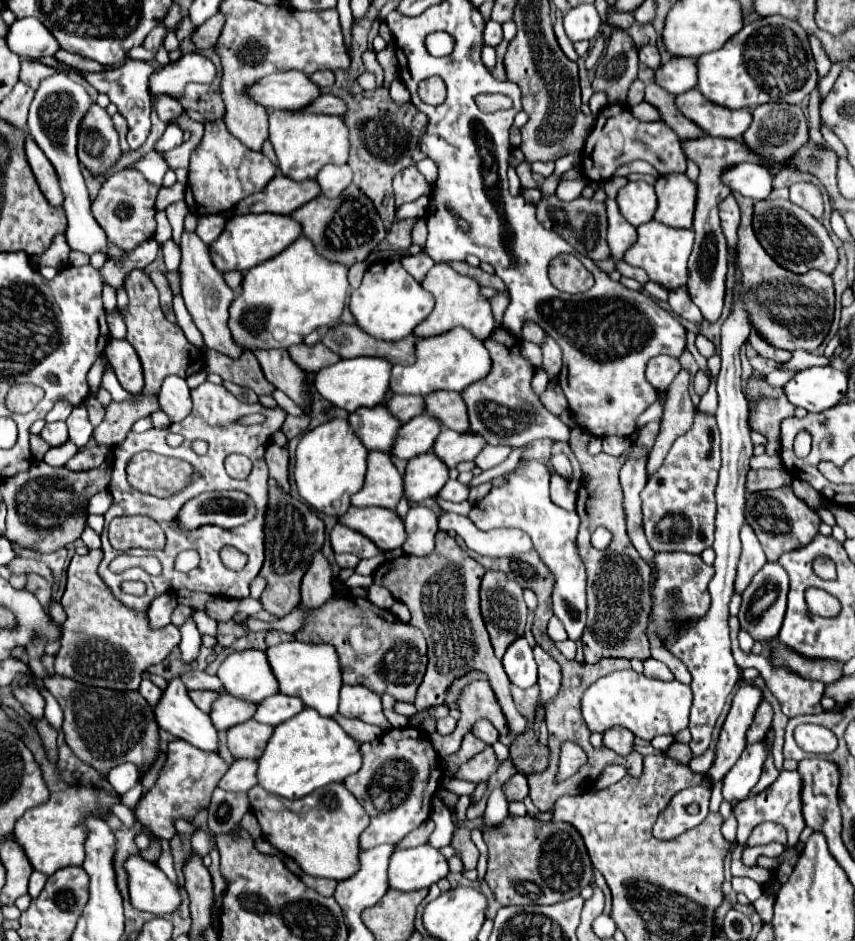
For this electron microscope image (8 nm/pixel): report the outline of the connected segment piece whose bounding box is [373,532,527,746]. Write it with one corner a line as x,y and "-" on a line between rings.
437,534
435,550
427,556
399,556
389,560
377,568
373,574
373,582
387,588
399,602
407,604
411,610
411,624
423,630
427,646
429,646
429,664
427,674
417,690
415,708
417,712
427,710
429,706
437,706
445,702
449,686
465,676
467,672
483,672
489,678
491,688
495,690
503,714
511,726
511,734
507,738
499,738
505,746
509,746
519,732
523,732
523,716
515,710
511,700
511,682
503,670
501,660
493,654
493,646
489,642
489,634
485,630
481,610
479,610
479,586
485,570
477,564
467,552
459,548
459,544
447,534

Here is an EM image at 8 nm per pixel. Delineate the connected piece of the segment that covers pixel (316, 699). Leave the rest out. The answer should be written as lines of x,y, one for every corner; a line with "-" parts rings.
291,640
291,642
283,642
267,648
267,656
279,680
279,692
301,698
305,706
317,710
321,716
335,716
339,712
339,690
343,686
343,680
341,680
339,658
331,644

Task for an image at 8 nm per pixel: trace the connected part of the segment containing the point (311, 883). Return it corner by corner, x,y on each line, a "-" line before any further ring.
301,876
301,880
303,880
303,882
305,882
309,888
317,890
321,896
333,896
333,892
335,892
335,886
337,886
337,882
335,882
335,880
327,880
327,878

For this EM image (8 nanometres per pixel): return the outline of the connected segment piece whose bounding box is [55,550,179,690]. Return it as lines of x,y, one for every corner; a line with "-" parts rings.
89,550
87,556
75,554
67,570
67,586
61,606
67,614
61,650
55,658
55,672
81,684
115,690
137,690
143,672
163,662
179,644
179,628
151,628
147,612
137,612
119,602
111,588
101,580
97,568
103,560
101,550

